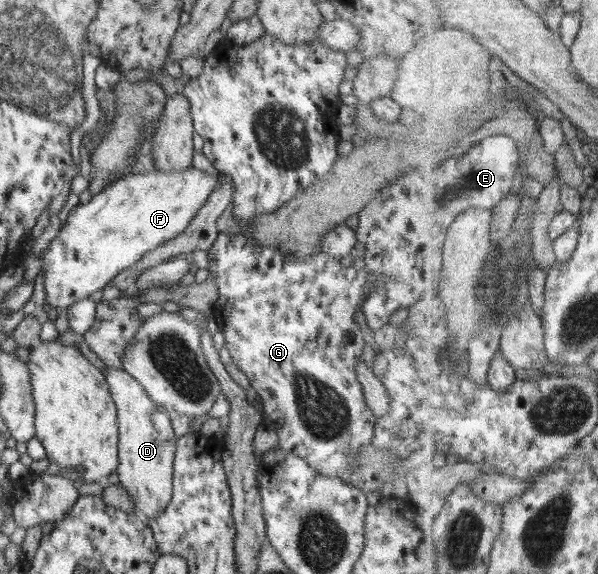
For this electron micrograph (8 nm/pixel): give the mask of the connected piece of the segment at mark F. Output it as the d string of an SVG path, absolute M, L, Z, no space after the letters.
M193 166L178 172L155 169L140 174L130 171L92 195L92 199L86 204L76 205L69 212L66 223L59 228L58 236L50 241L46 254L42 256L45 303L51 314L67 311L76 301L97 297L116 275L136 264L146 252L184 232L190 221L195 221L195 214L221 181L219 174L220 171L206 173Z

